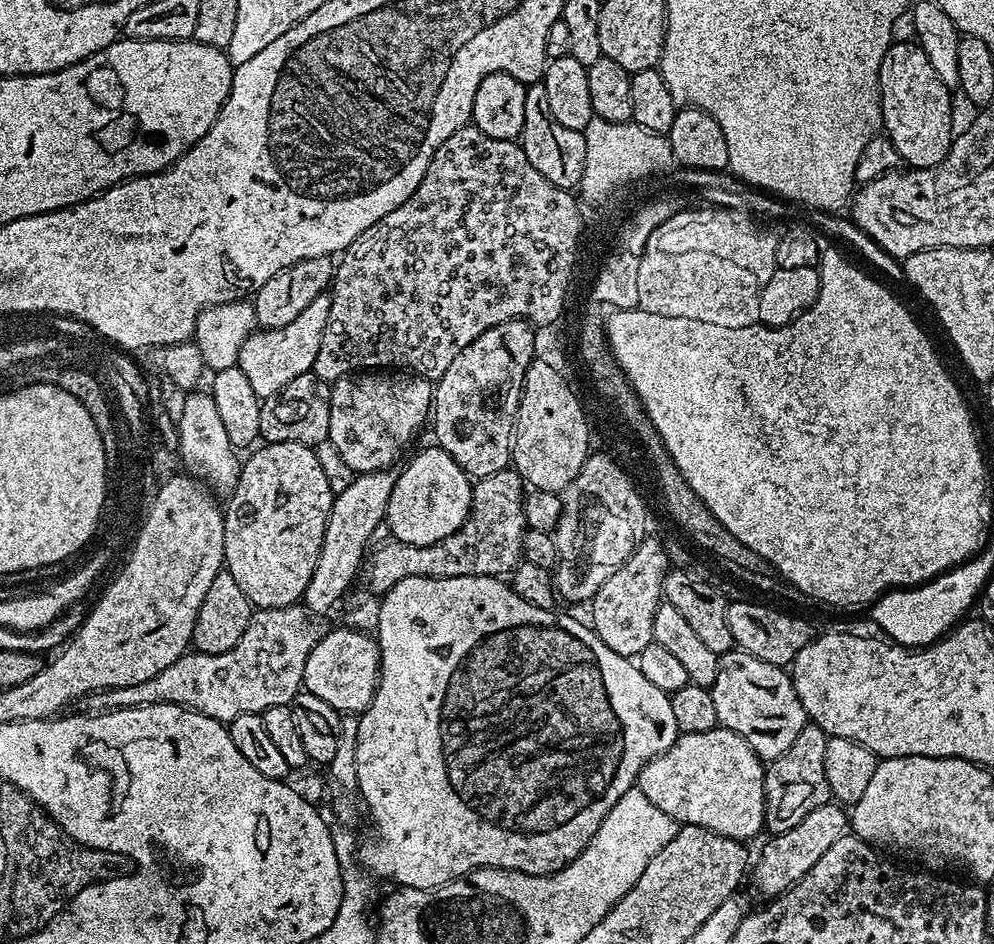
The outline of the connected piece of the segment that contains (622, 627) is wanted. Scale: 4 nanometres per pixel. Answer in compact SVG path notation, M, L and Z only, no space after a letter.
M645 537L630 559L614 572L593 596L592 627L606 646L629 658L639 657L652 644L654 614L663 599L665 574L670 570L668 556L656 538Z

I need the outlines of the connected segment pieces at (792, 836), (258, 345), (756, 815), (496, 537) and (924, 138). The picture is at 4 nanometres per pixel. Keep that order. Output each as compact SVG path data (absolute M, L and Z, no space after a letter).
M829 802L812 810L793 830L771 835L752 868L757 892L766 900L776 899L787 892L809 872L810 867L814 866L830 847L834 846L835 842L838 842L838 838L845 835L849 824L847 811L839 803Z
M331 295L318 296L310 302L306 310L298 314L294 322L290 322L284 328L257 330L246 338L246 342L242 342L242 350L238 354L236 363L242 374L246 374L250 387L261 401L278 394L278 390L294 382L294 378L312 371L314 358L318 358L318 346L322 342L324 327L330 318L331 301Z
M717 726L717 728L709 732L686 732L677 735L675 742L666 751L658 754L654 759L642 766L642 770L636 779L635 787L640 788L642 794L646 794L646 798L650 798L650 802L654 802L654 806L658 806L658 810L662 810L662 814L670 814L670 818L674 818L677 825L693 824L694 826L702 826L710 829L711 832L722 834L726 838L748 842L751 836L758 835L764 828L764 770L765 765L760 757L737 732L723 726Z
M509 466L503 468L500 472L495 472L489 476L481 476L473 483L472 486L472 508L468 511L466 522L454 534L450 534L450 538L442 538L442 542L434 542L430 546L414 546L407 544L401 540L392 538L389 539L389 544L384 544L376 553L371 553L370 559L366 564L366 576L368 572L368 584L376 591L376 594L383 594L389 592L394 586L398 586L398 582L402 582L402 578L414 578L415 576L499 576L503 577L505 574L511 573L516 565L521 563L523 557L523 538L526 531L529 530L528 519L524 517L524 502L526 499L526 485L524 479L520 477L520 473L516 471L515 467Z
M892 44L883 49L878 60L880 70L880 105L884 115L883 131L899 154L901 161L912 168L933 168L952 149L953 93L934 74L930 58L919 44Z

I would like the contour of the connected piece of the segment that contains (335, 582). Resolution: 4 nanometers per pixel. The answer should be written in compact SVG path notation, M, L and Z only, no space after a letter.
M392 470L383 472L362 472L352 477L352 484L346 486L346 490L335 493L332 497L332 509L326 522L326 534L322 538L322 550L318 554L318 566L314 566L314 578L310 586L306 586L302 597L303 607L309 613L328 612L344 595L348 592L348 587L356 580L356 575L361 575L362 565L366 560L366 553L369 551L368 543L372 540L372 535L376 532L376 527L385 523L388 515L388 503L390 494L396 485L397 473Z

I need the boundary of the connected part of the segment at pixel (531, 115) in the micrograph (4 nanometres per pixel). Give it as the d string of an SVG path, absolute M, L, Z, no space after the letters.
M542 82L527 85L526 122L522 133L522 147L526 158L530 158L530 166L538 170L538 174L546 177L556 188L575 189L582 178L582 170L586 166L586 138L583 132L570 130L562 126L550 114L550 102L546 98L546 86Z

